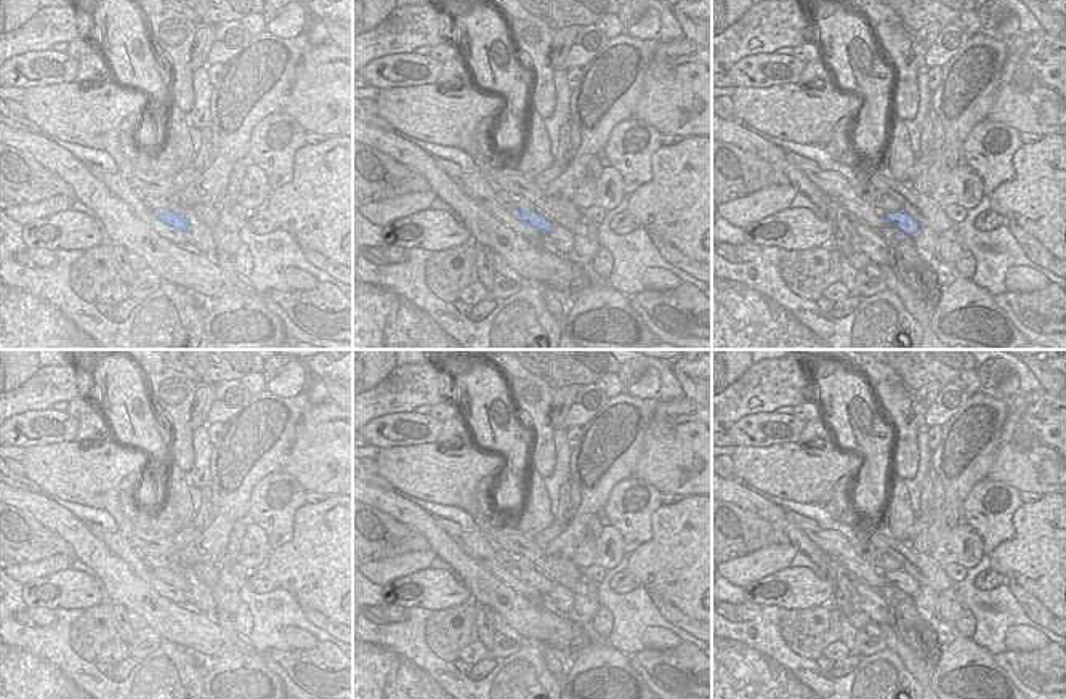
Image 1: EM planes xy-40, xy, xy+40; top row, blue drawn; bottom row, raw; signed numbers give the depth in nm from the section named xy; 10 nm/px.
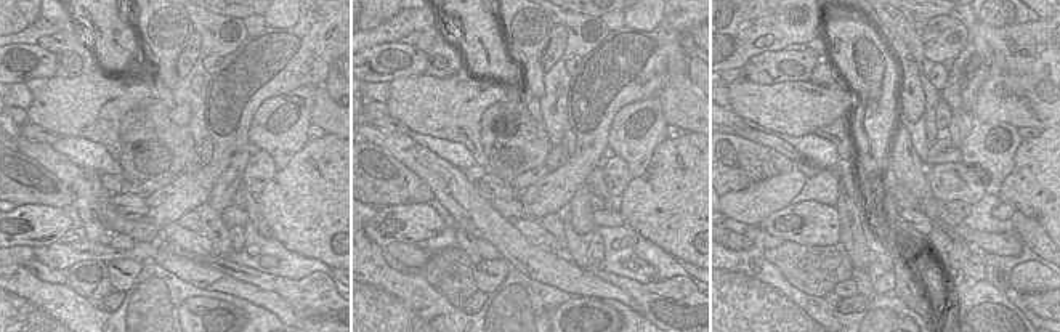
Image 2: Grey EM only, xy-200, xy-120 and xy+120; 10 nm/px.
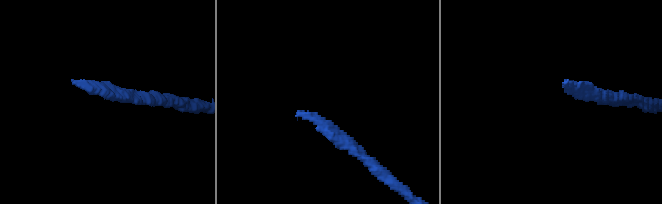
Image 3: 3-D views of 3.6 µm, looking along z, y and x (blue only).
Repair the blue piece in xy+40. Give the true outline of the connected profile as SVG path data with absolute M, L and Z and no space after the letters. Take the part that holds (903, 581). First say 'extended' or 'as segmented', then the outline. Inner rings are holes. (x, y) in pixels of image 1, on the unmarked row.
as segmented | M886 571L883 572L883 577L888 584L898 587L907 595L914 595L922 587L912 576L909 576L904 571Z

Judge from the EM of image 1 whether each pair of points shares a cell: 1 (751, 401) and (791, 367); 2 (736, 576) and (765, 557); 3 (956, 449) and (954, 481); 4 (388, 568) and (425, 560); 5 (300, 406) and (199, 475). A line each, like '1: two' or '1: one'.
1: one
2: one
3: one
4: one
5: two

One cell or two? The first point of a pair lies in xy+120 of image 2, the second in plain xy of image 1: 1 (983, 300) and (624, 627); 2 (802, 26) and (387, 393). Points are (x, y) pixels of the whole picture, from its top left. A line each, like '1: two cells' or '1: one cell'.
1: two cells
2: one cell

